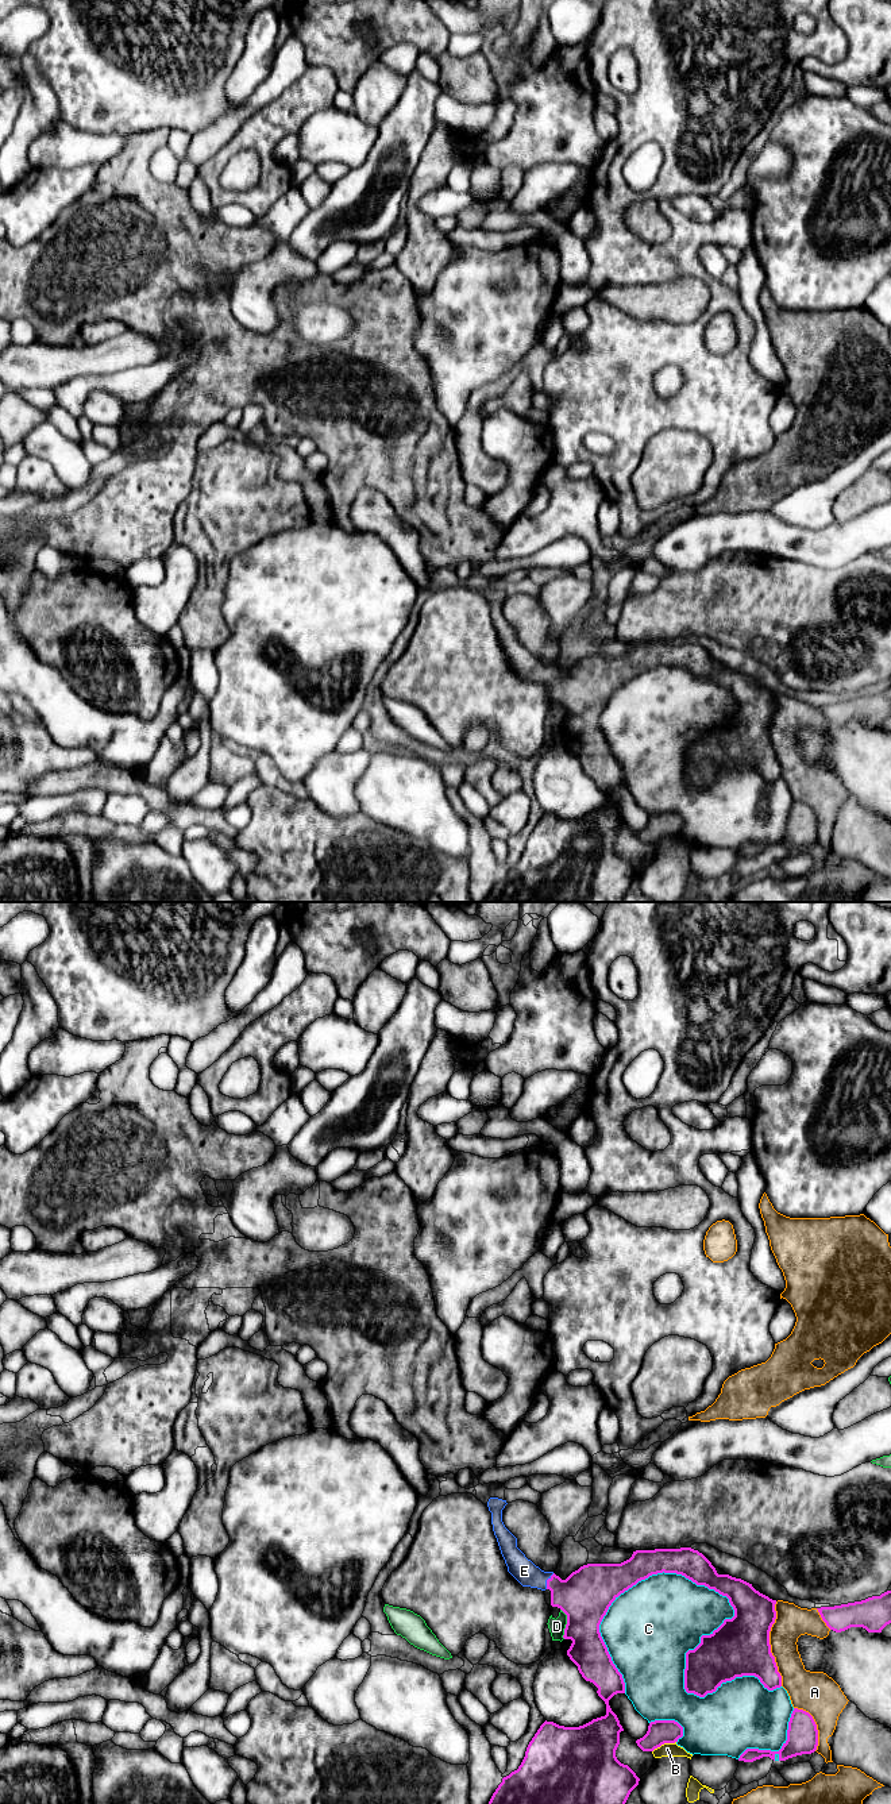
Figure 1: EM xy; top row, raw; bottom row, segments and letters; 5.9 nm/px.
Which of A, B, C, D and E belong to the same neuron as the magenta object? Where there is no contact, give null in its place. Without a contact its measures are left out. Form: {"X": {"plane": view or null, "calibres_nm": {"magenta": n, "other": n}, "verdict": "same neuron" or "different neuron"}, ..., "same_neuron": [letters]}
{"A": {"plane": "xy", "calibres_nm": {"magenta": 360, "other": 200}, "verdict": "different neuron"}, "B": {"plane": "xy", "calibres_nm": {"magenta": 140, "other": 80}, "verdict": "different neuron"}, "C": {"plane": "xy", "calibres_nm": {"magenta": 360, "other": 380}, "verdict": "different neuron"}, "D": {"plane": "xy", "calibres_nm": {"magenta": 320, "other": 100}, "verdict": "different neuron"}, "E": {"plane": "xy", "calibres_nm": {"magenta": 320, "other": 150}, "verdict": "same neuron"}, "same_neuron": ["E"]}

